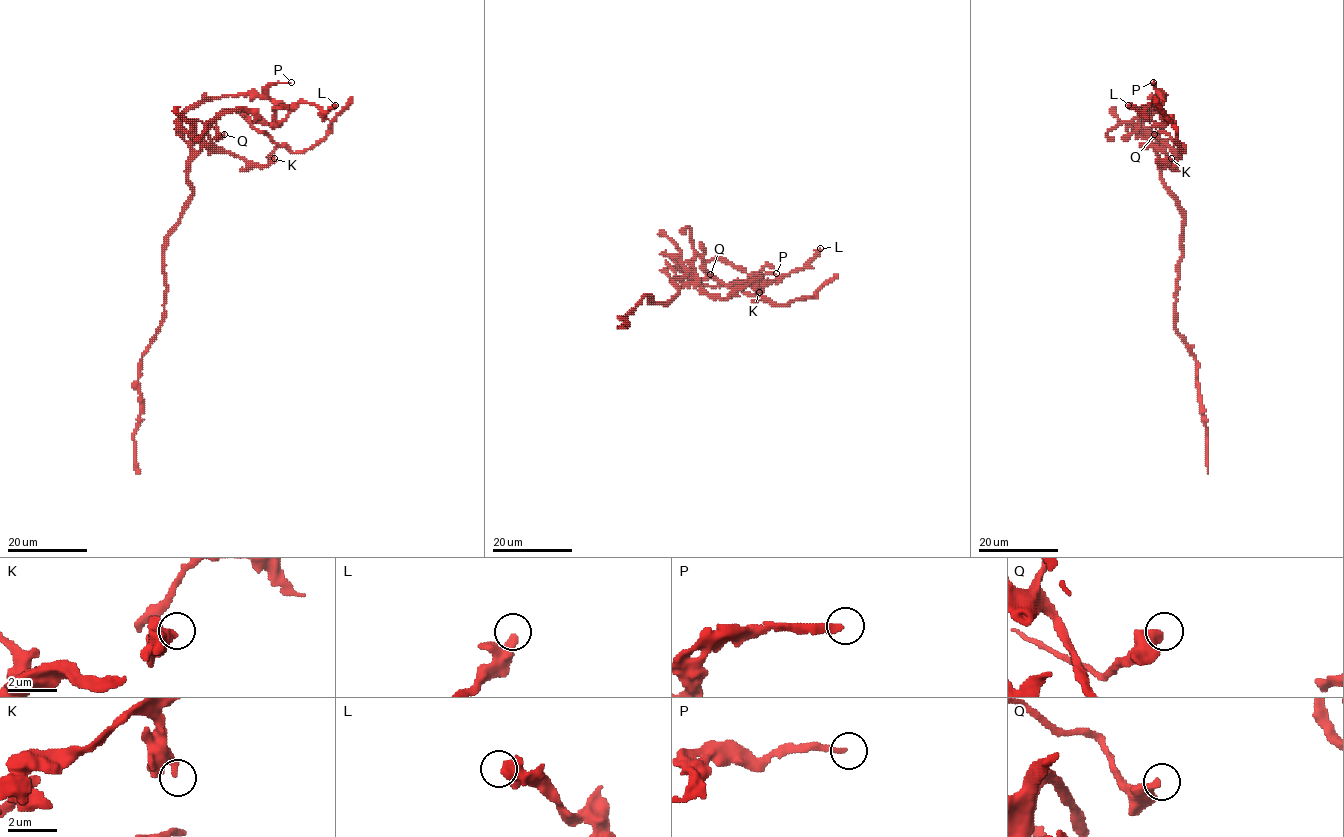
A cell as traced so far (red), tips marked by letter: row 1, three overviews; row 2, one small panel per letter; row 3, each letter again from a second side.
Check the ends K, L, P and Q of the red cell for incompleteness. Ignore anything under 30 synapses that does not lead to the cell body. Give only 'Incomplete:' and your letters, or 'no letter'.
Incomplete: P

